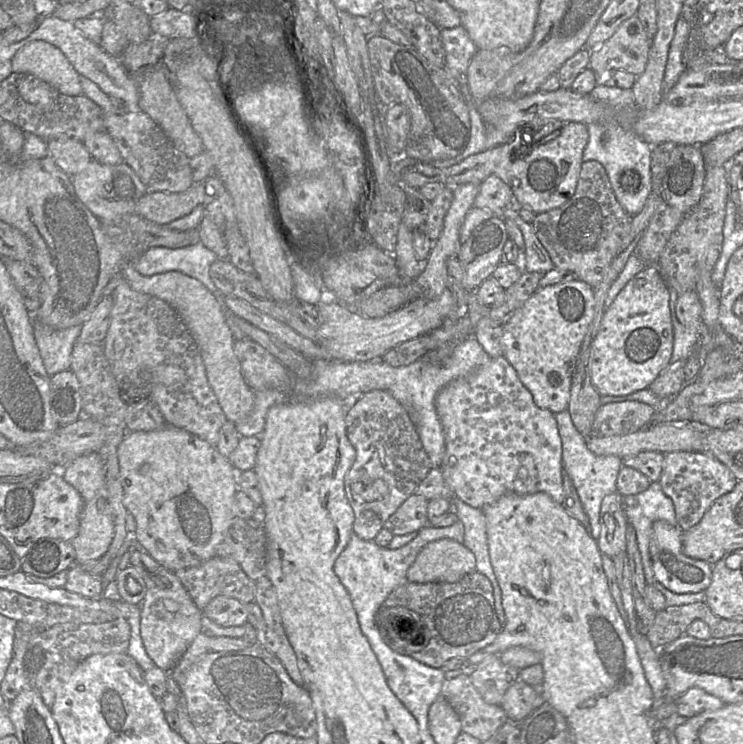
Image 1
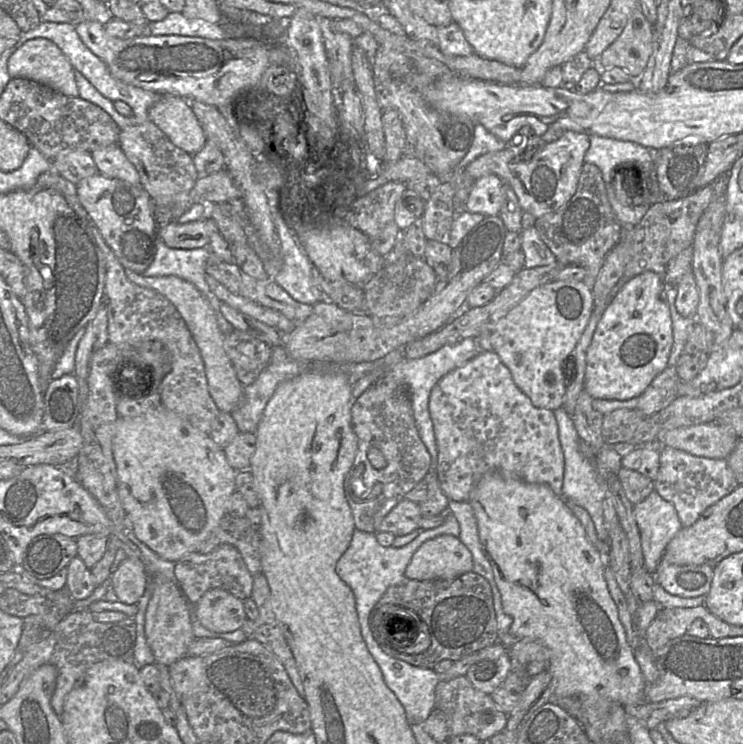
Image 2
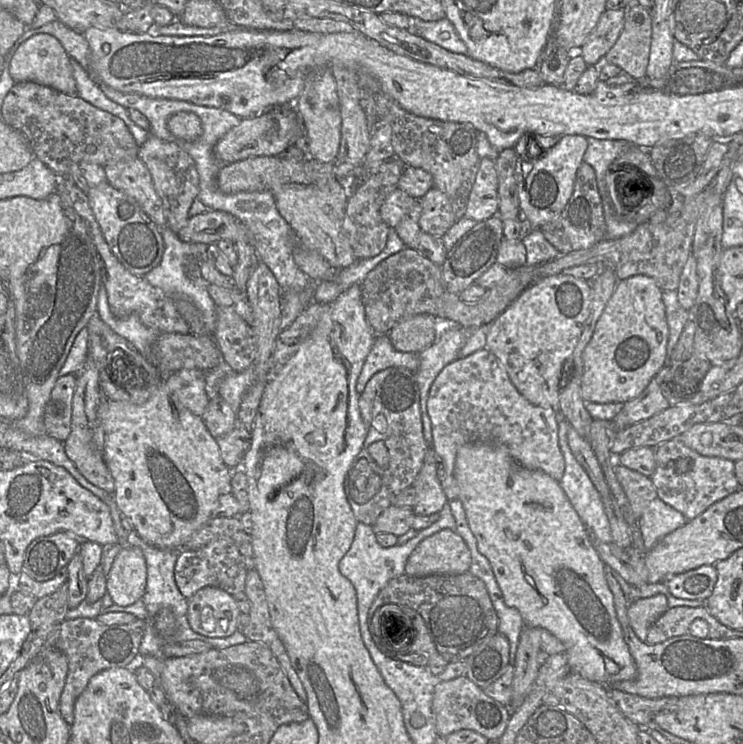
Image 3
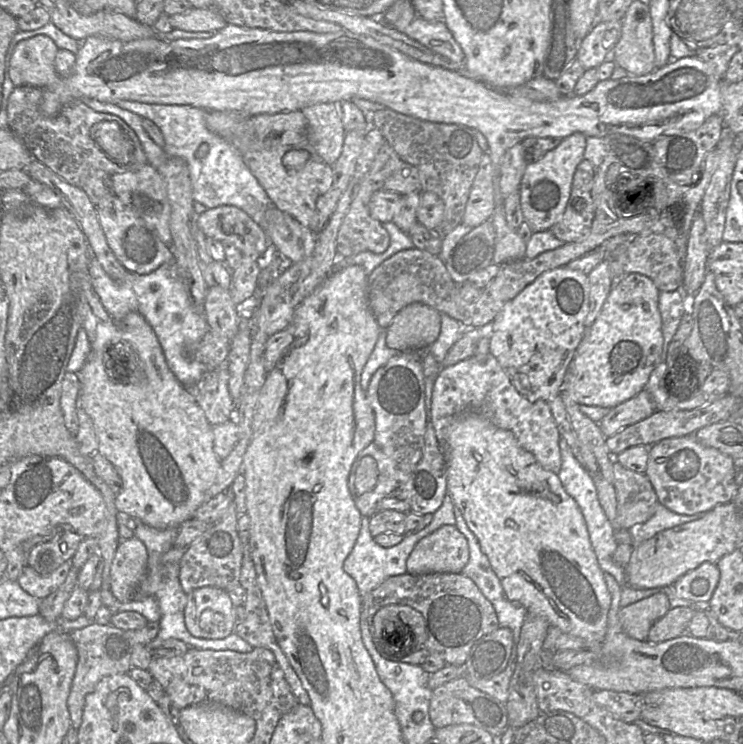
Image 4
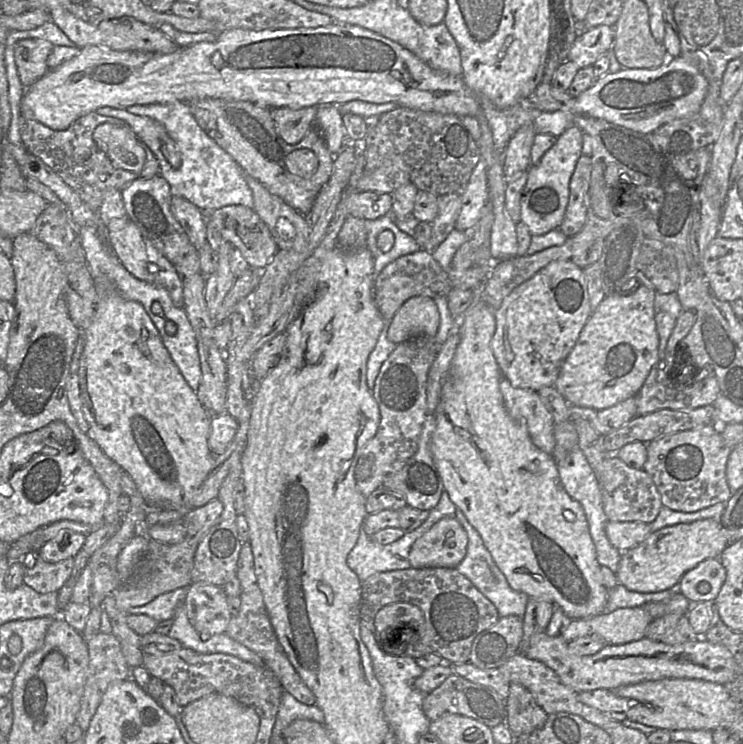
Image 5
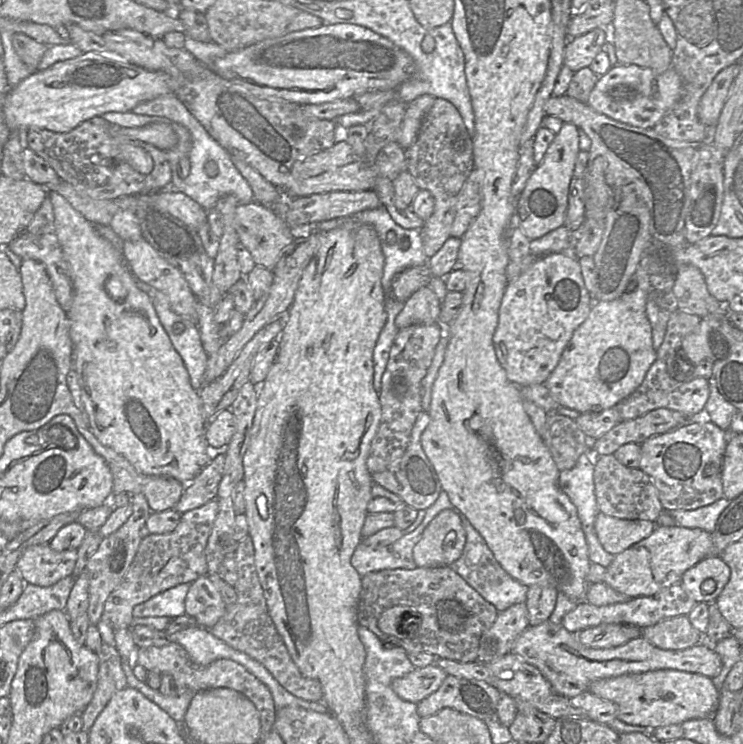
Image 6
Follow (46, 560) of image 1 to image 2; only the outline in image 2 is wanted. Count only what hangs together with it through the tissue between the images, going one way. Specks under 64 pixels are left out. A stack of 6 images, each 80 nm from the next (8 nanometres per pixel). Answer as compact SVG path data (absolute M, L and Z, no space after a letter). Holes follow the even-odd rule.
M62 534L36 537L29 544L19 569L38 579L55 576L77 556L76 539Z

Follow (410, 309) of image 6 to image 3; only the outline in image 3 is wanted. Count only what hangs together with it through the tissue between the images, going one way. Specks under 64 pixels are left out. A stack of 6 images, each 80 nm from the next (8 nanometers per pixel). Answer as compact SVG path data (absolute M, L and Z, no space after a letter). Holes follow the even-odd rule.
M418 314L411 316L388 333L389 339L398 351L419 353L436 341L435 316Z

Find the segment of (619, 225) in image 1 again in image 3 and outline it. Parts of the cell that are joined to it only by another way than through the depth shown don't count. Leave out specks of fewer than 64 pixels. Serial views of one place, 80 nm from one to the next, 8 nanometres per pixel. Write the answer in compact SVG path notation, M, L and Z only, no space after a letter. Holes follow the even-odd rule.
M582 162L576 172L573 193L561 213L552 221L540 227L546 240L560 254L587 249L597 242L606 239L606 224L602 200L598 191L594 169Z

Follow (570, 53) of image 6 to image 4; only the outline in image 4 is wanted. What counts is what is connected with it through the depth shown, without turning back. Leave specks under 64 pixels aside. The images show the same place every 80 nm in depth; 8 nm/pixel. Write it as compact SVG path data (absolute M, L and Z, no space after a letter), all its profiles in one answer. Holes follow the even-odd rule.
M620 20L596 22L578 43L576 59L585 69L597 68L618 42L621 31Z

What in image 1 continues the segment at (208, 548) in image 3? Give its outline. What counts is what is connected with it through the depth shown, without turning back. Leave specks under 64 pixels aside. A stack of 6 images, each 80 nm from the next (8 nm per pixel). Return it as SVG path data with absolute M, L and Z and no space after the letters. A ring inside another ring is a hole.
M214 556L198 566L177 570L174 574L201 612L216 596L233 598L243 604L255 601L255 582L245 574L240 565L232 558Z

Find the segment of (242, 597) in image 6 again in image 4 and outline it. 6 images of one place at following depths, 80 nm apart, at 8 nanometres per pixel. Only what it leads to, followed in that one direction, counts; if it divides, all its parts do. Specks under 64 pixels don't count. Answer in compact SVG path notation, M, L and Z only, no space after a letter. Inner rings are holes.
M245 552L242 558L240 584L246 592L245 599L245 619L242 623L234 627L234 633L247 641L253 648L262 647L272 651L280 668L283 670L286 681L288 682L293 694L302 705L310 705L310 698L307 691L303 688L302 683L296 672L290 665L286 655L279 646L273 633L272 625L269 619L266 603L264 601L261 589L257 583L255 566L250 552Z

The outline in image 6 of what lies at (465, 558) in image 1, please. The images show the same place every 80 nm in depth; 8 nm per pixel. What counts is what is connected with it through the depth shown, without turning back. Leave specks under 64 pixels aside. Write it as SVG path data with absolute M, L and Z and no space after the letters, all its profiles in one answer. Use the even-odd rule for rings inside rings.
M453 509L438 513L413 548L417 567L450 566L462 555L466 532L460 514Z

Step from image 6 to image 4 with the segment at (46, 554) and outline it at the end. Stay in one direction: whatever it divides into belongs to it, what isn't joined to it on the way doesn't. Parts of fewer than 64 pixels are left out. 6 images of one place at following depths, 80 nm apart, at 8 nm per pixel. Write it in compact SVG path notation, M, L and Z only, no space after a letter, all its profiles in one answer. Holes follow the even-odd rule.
M66 561L49 575L41 576L33 568L25 566L17 582L31 596L44 599L63 584L71 568L71 561Z

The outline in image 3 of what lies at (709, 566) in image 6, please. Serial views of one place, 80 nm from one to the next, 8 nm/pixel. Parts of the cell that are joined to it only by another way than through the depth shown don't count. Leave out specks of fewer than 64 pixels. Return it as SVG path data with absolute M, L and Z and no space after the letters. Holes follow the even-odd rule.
M702 565L696 569L676 574L664 582L670 593L681 599L706 601L717 581L714 565Z

